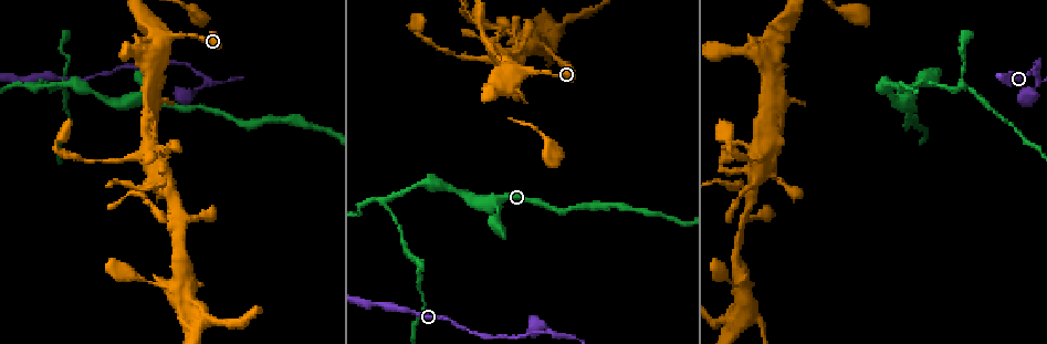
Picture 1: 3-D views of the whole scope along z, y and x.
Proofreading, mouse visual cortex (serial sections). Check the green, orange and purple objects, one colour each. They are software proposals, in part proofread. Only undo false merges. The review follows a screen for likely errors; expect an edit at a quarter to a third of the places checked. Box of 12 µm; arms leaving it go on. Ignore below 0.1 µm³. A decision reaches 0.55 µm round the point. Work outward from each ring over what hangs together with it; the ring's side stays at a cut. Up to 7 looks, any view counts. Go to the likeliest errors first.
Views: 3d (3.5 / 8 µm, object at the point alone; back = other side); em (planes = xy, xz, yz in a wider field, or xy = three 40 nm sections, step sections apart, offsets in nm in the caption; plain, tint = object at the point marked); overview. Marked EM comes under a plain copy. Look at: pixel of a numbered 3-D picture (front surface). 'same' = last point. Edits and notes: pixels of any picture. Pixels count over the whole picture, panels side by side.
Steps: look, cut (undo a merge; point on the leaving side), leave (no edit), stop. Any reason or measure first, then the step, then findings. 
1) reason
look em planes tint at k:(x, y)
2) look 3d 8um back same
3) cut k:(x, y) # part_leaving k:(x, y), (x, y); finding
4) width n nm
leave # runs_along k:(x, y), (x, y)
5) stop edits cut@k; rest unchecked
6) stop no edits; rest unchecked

narrows sharply
look 3d 3.5um at 1:(197, 88)

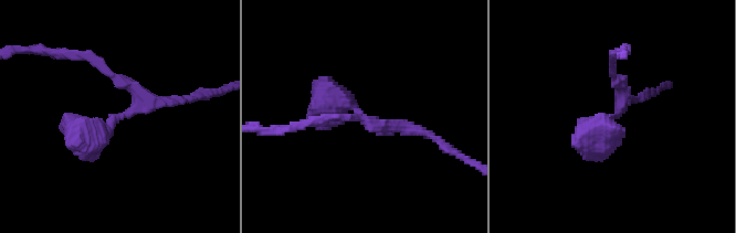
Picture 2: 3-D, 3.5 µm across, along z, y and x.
shape alone is not enough
look em xy step 2 tint at 2:(118, 114)

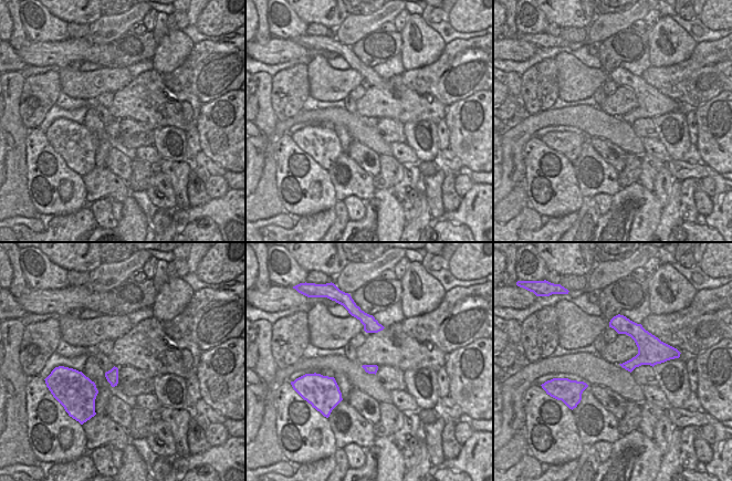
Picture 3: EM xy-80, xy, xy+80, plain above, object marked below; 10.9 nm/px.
leave # runs_along 2:(612, 73), (621, 109), (576, 144); one cell here

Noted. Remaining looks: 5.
sudden change in width
look 3d 3.5um at 1:(165, 187)

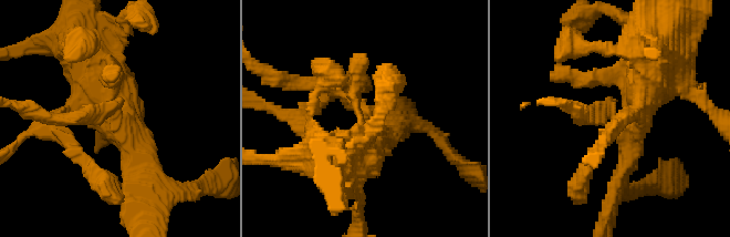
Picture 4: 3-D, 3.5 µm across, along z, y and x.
arms 3; arm_widths 200, 300, 600 nm; now the EM
look em xy step 3 tint at 4:(118, 120)

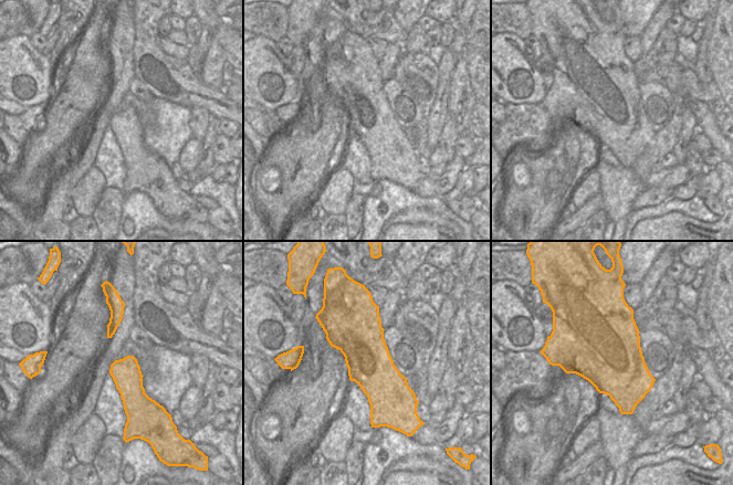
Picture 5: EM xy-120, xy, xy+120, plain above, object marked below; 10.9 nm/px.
look em planes tint same

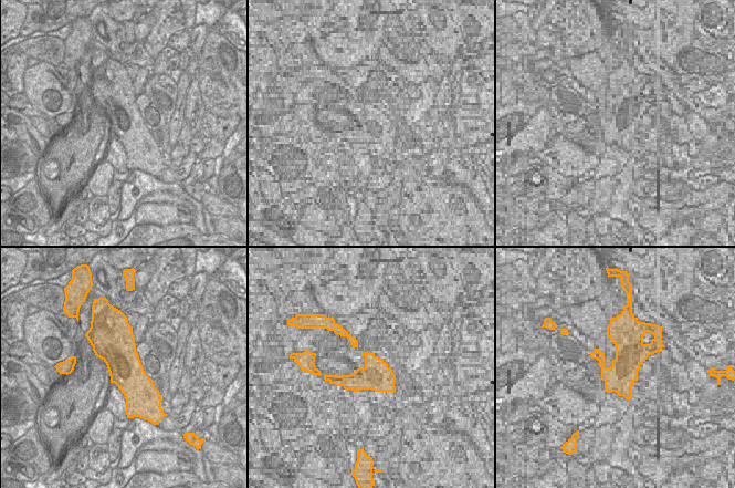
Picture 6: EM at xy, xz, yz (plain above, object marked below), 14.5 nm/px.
cut 4:(587, 120) # part_leaving 4:(611, 114), (580, 117), (572, 107); a second cell is stuck on

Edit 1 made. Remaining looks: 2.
stop edits cut@4; rest unchecked

